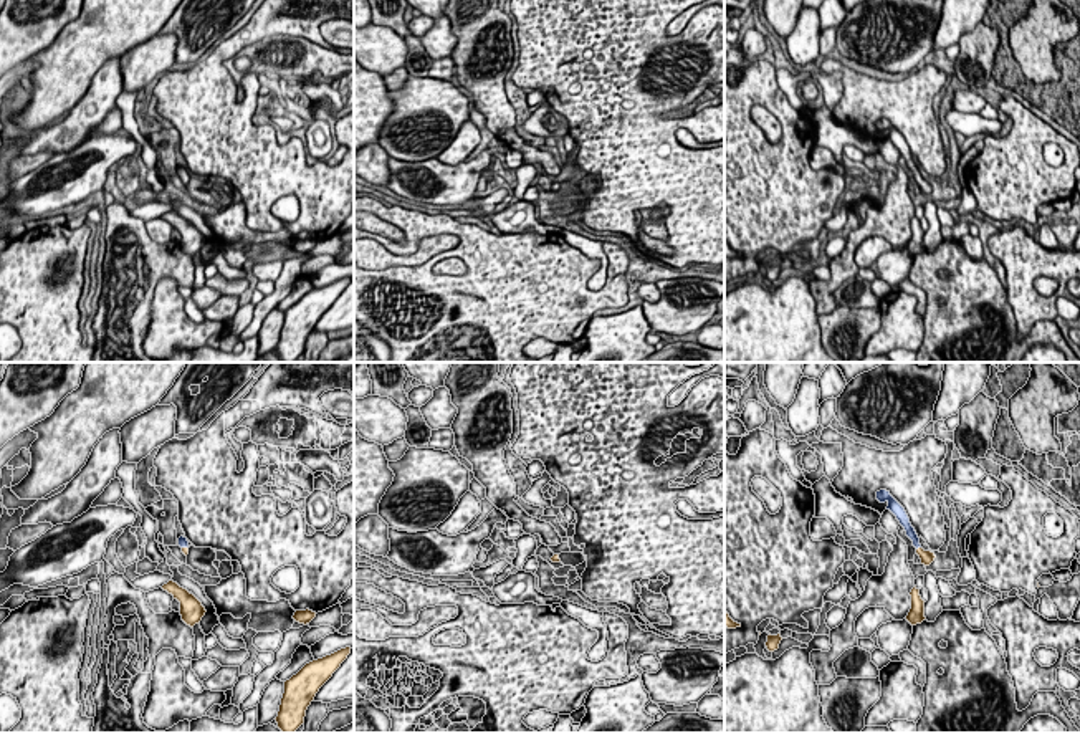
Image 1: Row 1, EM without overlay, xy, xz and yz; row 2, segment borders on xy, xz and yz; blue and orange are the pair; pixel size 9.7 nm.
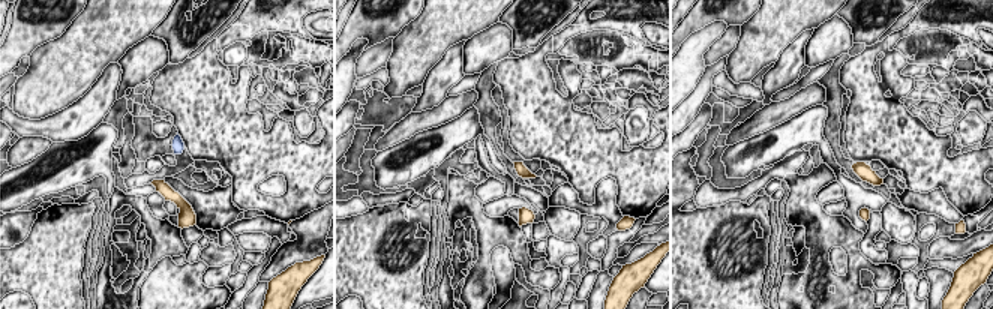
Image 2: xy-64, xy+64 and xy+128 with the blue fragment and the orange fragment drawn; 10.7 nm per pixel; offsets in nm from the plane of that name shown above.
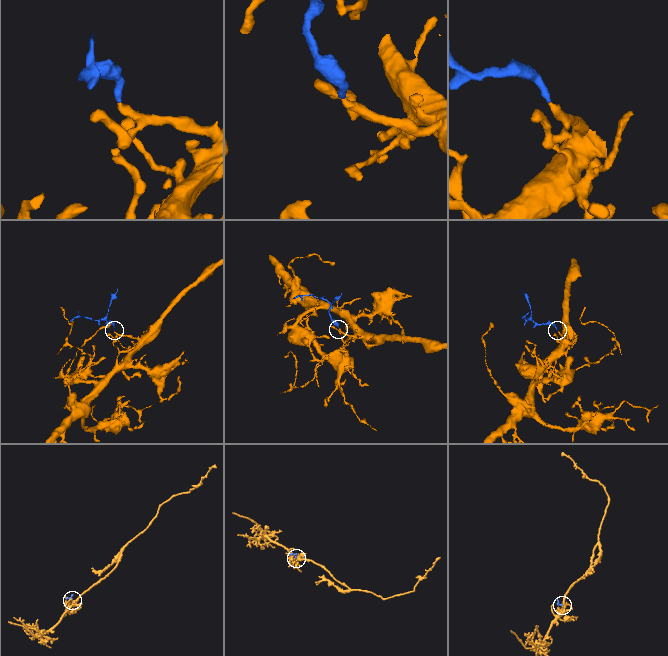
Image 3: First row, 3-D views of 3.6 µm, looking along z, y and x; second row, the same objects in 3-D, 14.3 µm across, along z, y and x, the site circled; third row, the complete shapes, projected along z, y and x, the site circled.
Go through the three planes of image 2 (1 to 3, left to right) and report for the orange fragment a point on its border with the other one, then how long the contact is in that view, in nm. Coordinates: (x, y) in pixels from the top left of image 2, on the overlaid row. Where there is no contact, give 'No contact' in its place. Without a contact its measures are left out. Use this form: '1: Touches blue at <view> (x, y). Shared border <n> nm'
1: No contact
2: No contact
3: No contact

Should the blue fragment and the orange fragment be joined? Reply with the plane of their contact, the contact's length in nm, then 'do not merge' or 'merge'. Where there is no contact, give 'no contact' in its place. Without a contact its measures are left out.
contact in yz; length 60 nm; merge

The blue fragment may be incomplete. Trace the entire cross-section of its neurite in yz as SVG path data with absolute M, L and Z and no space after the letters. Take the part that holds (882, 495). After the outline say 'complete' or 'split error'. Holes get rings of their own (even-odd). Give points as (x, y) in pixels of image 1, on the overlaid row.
M886 490L877 491L877 500L880 503L885 503L885 501L888 503L886 510L890 510L896 516L900 525L905 528L906 536L913 541L913 546L916 548L916 554L920 556L921 564L929 566L936 556L934 556L934 553L925 551L921 548L920 538L918 538L915 528L911 526L905 508Z | split error

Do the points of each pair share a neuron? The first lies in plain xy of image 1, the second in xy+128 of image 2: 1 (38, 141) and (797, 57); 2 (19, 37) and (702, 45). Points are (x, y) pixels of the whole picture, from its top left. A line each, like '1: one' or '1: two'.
1: one
2: two

